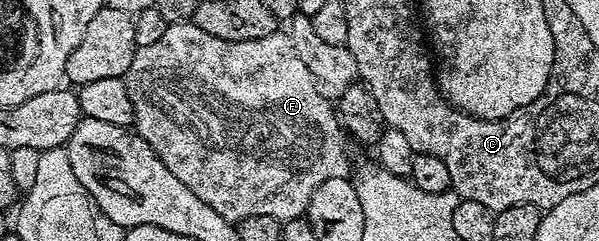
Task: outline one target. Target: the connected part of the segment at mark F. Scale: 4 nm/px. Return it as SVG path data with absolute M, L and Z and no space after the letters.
M168 23L165 34L154 45L145 45L136 50L133 65L129 65L123 76L133 101L133 124L138 138L143 139L161 157L165 169L190 189L196 197L201 197L205 205L230 223L238 224L245 217L277 217L280 221L302 219L307 214L307 206L315 190L340 170L339 162L343 159L343 139L345 132L339 122L339 116L332 100L321 97L317 93L317 85L313 85L313 76L305 69L305 61L297 57L297 49L293 45L290 34L282 30L273 32L269 37L257 37L257 41L221 41L221 37L213 37L205 33L205 29L197 29L195 23Z

